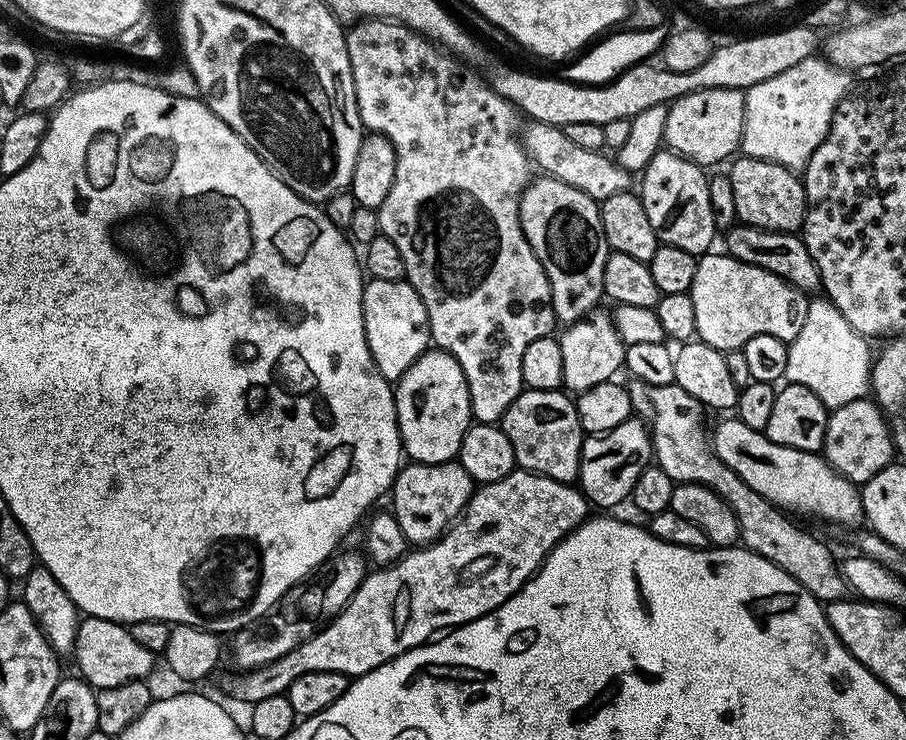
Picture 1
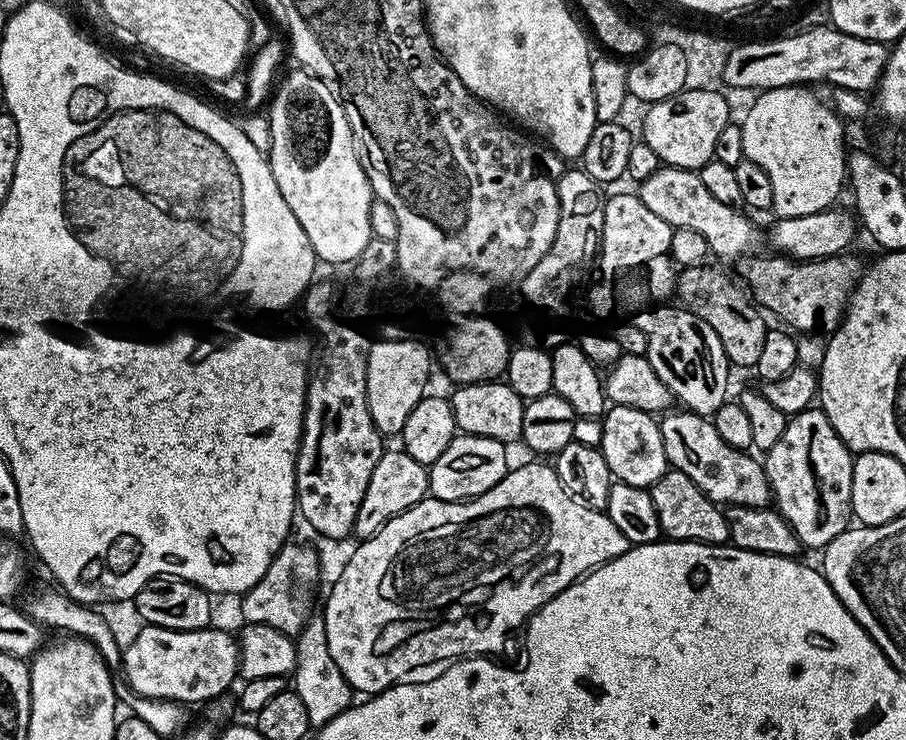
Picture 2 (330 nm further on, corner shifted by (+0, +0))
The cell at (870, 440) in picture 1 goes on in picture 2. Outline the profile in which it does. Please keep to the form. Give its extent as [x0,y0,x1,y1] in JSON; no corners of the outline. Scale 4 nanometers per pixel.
[763,406,854,549]

